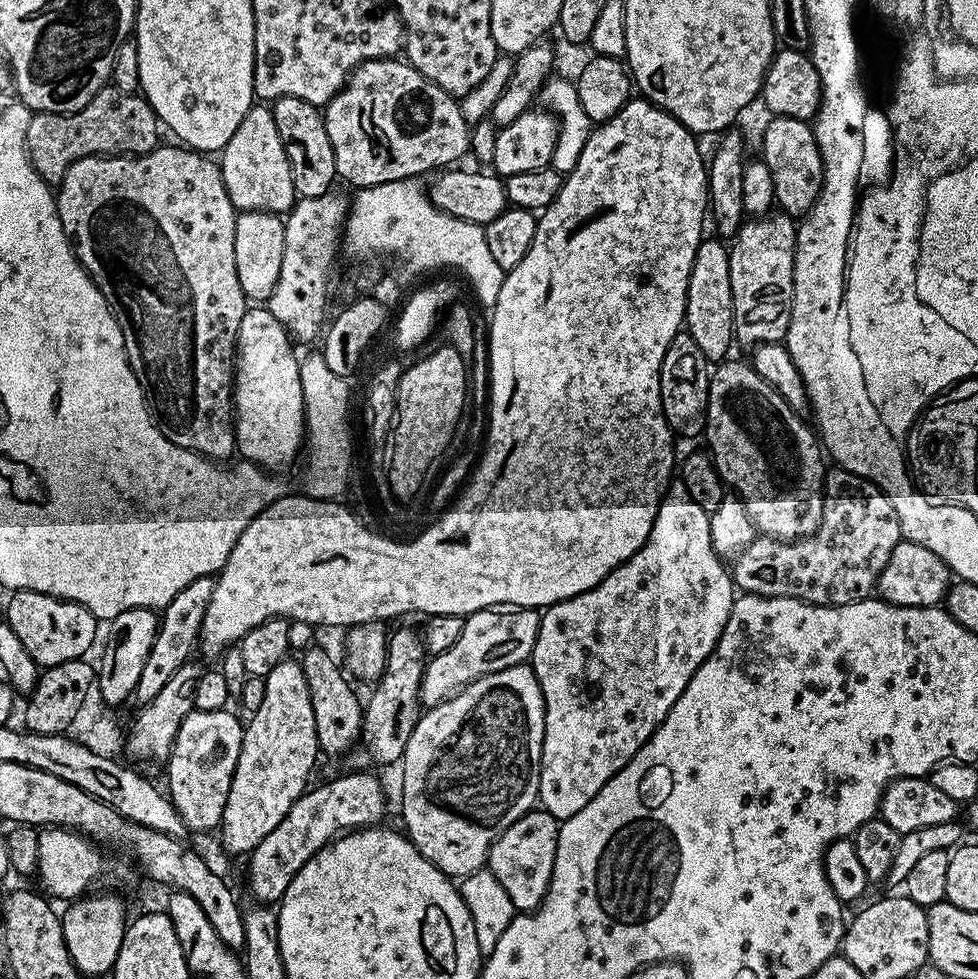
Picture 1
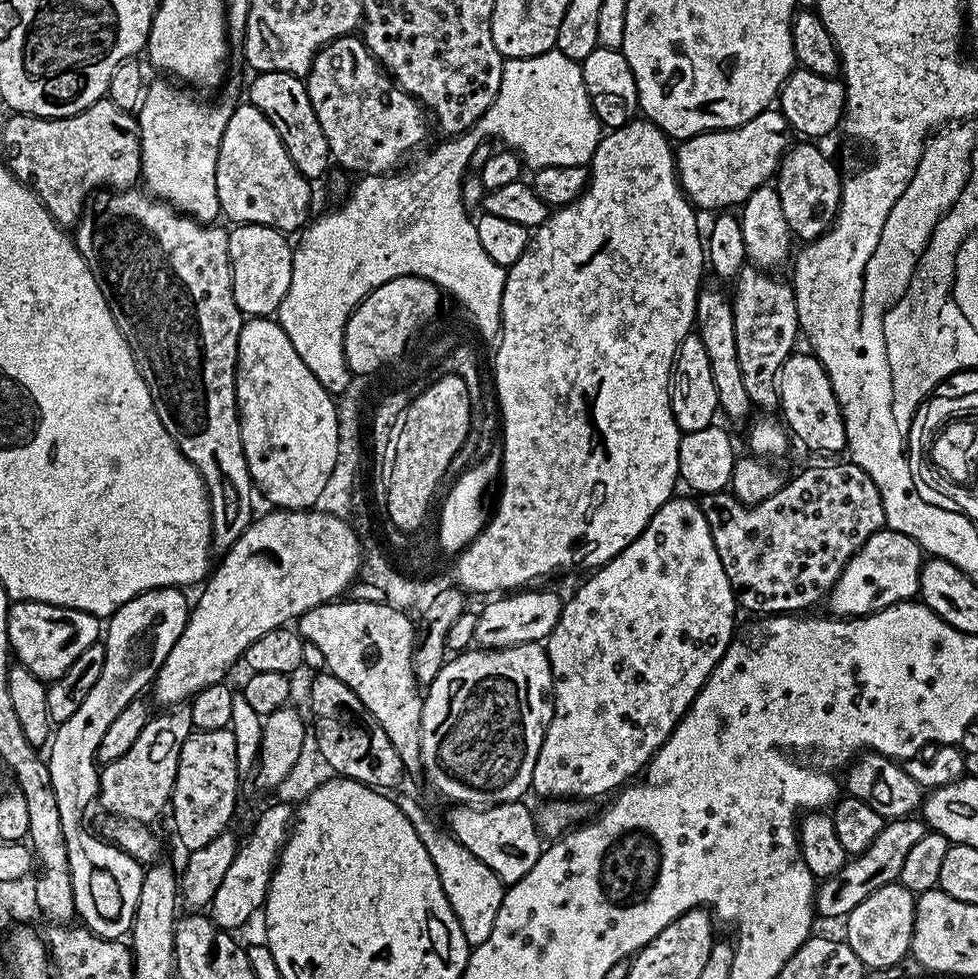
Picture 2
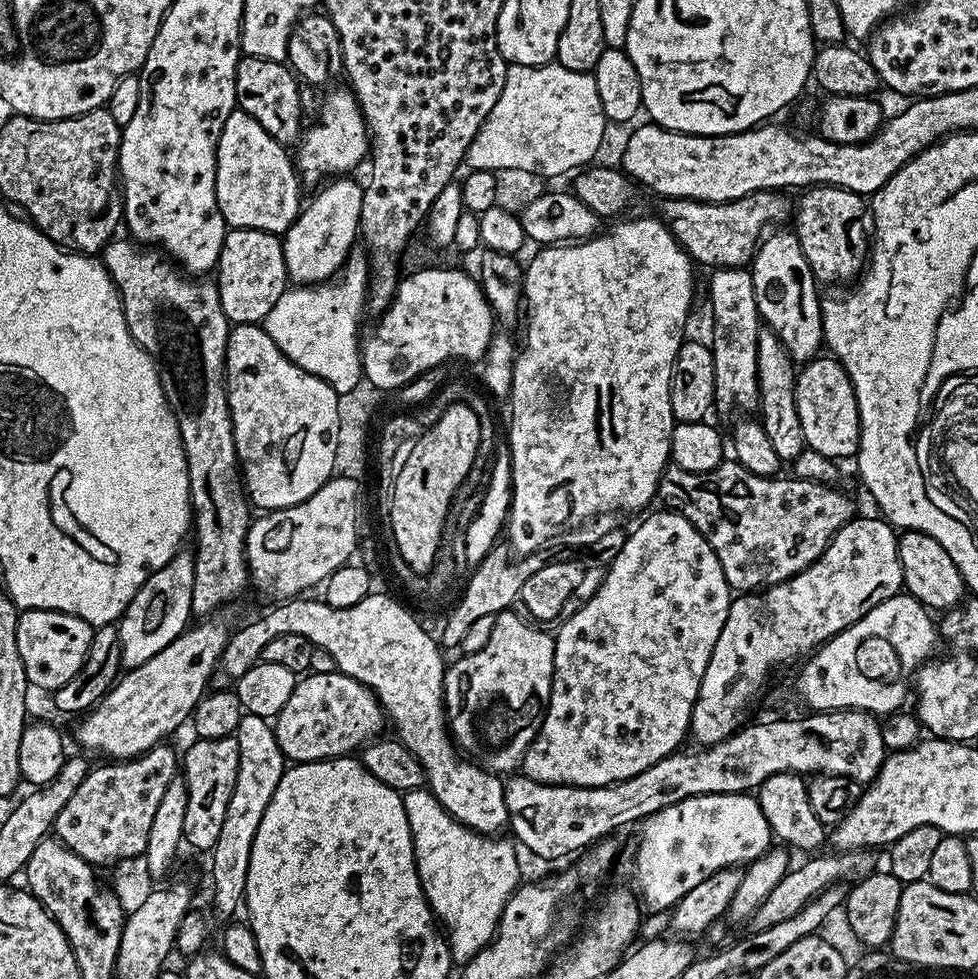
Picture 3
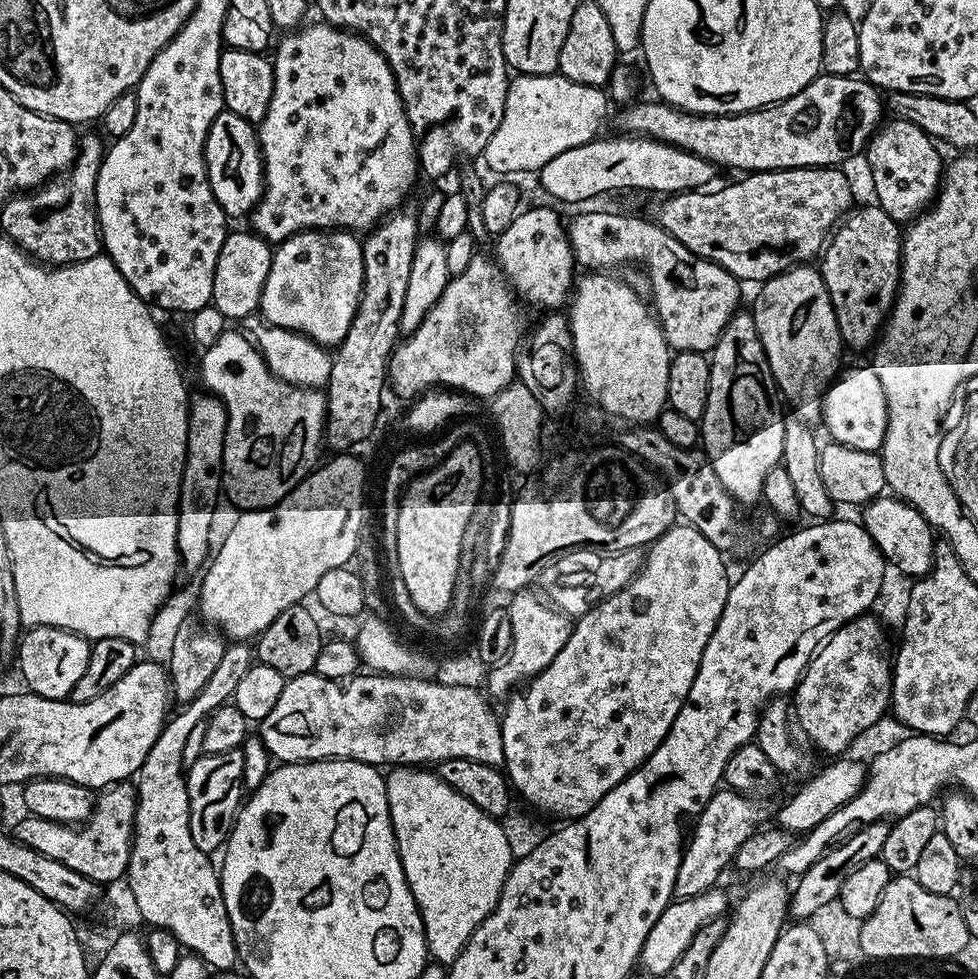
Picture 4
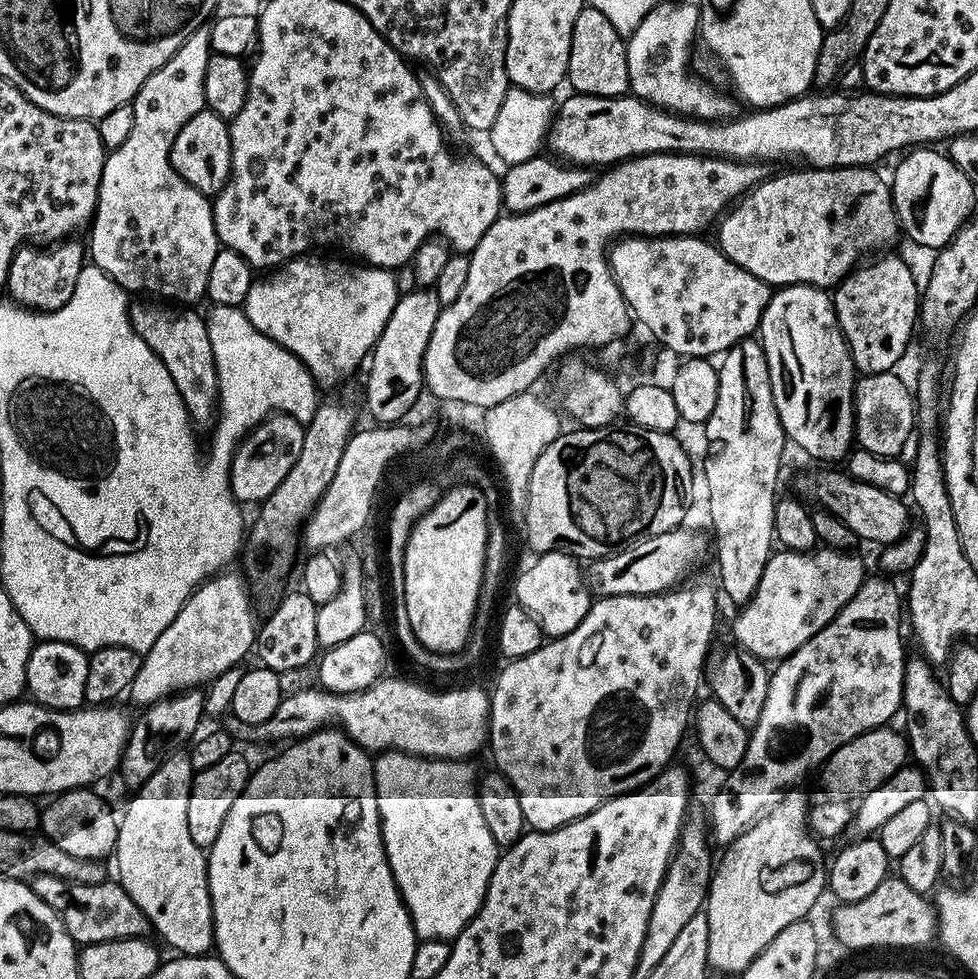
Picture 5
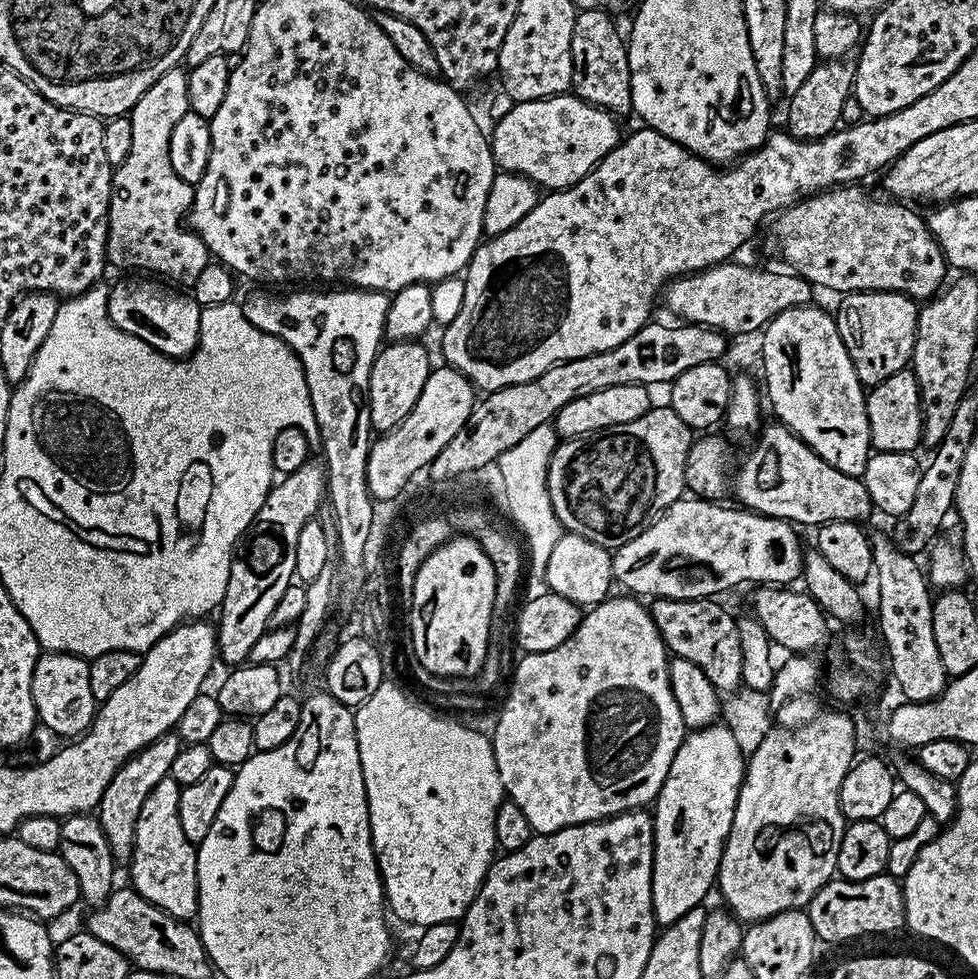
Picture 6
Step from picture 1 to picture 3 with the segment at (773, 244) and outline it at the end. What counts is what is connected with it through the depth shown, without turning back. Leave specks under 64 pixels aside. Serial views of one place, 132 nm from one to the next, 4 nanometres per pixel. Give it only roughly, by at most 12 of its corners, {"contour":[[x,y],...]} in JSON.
{"contour":[[770,330],[758,334],[758,419],[781,462],[806,447],[798,368]]}

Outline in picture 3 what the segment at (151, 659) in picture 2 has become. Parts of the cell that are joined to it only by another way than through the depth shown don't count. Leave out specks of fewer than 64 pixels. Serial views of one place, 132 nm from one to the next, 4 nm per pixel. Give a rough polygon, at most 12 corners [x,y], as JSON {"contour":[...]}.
{"contour":[[181,550],[118,621],[122,665],[150,662],[189,627],[194,560]]}

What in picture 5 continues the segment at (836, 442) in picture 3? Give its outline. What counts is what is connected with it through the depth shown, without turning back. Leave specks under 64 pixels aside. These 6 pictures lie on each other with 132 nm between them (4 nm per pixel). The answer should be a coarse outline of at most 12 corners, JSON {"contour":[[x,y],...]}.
{"contour":[[895,371],[856,381],[855,443],[901,455],[916,426],[913,389]]}

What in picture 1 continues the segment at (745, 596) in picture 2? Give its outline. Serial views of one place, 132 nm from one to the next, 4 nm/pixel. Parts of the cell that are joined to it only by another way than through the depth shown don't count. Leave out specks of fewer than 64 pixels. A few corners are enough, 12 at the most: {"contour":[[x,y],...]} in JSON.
{"contour":[[832,466],[811,536],[757,535],[741,593],[846,606],[900,544],[874,482]]}

